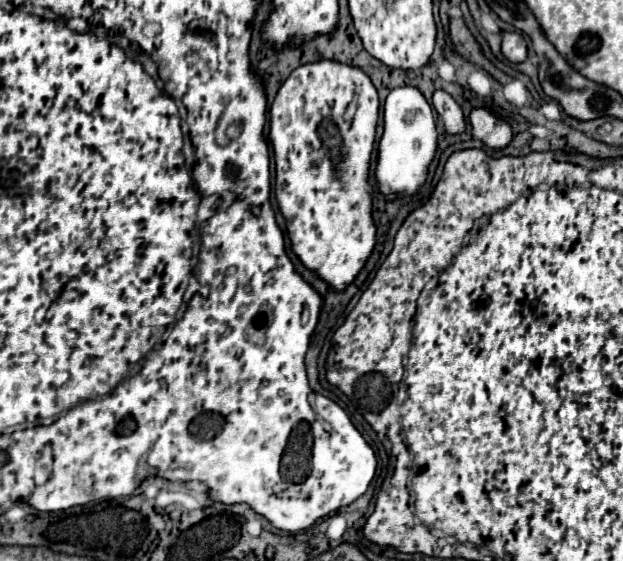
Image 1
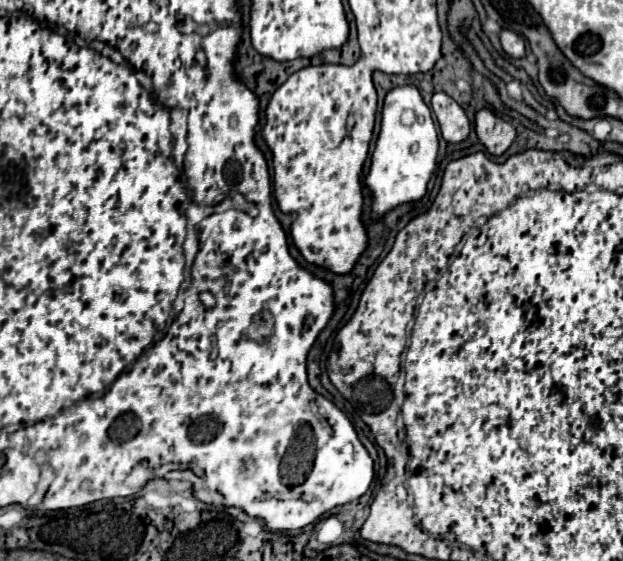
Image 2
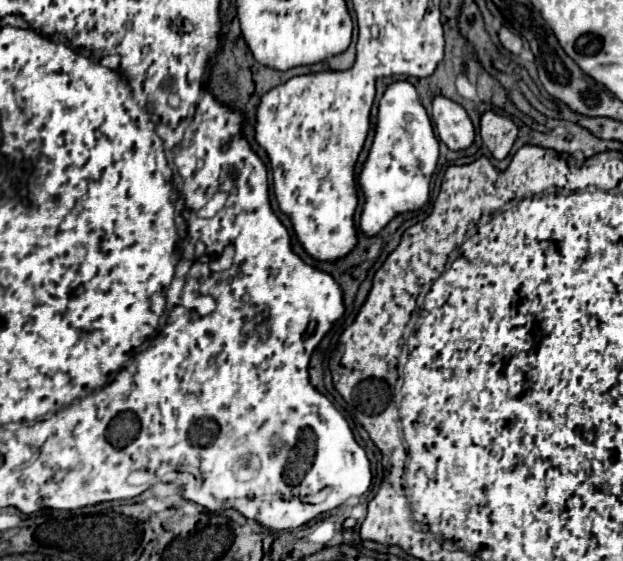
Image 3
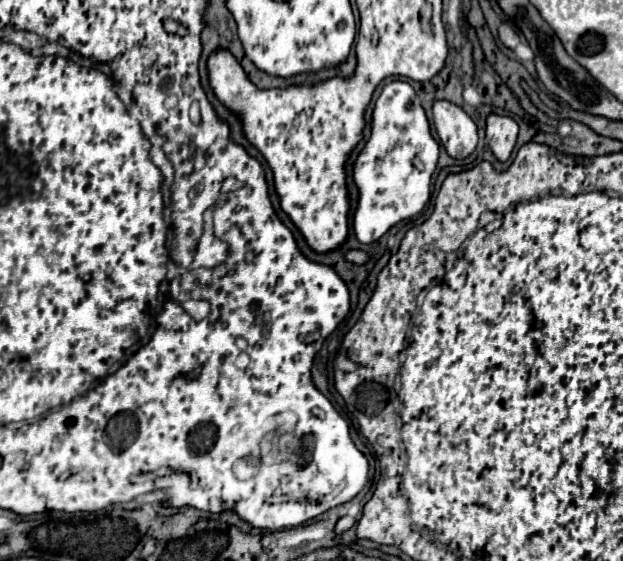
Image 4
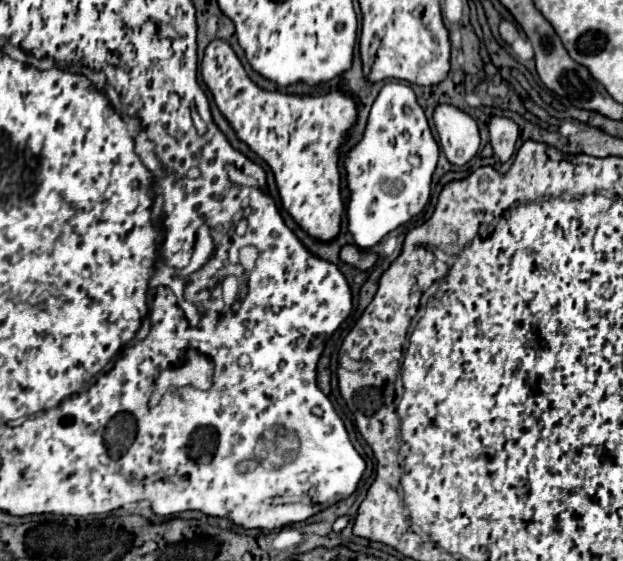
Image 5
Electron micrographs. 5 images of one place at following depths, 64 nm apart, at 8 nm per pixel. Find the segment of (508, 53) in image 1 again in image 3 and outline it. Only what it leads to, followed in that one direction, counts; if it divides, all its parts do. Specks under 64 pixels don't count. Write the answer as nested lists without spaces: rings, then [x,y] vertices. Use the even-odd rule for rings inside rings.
[[[502,26],[498,34],[500,34],[500,44],[502,44],[508,52],[518,54],[518,52],[522,50],[522,40],[520,40],[520,36],[518,36],[518,34],[510,32],[506,26]]]

